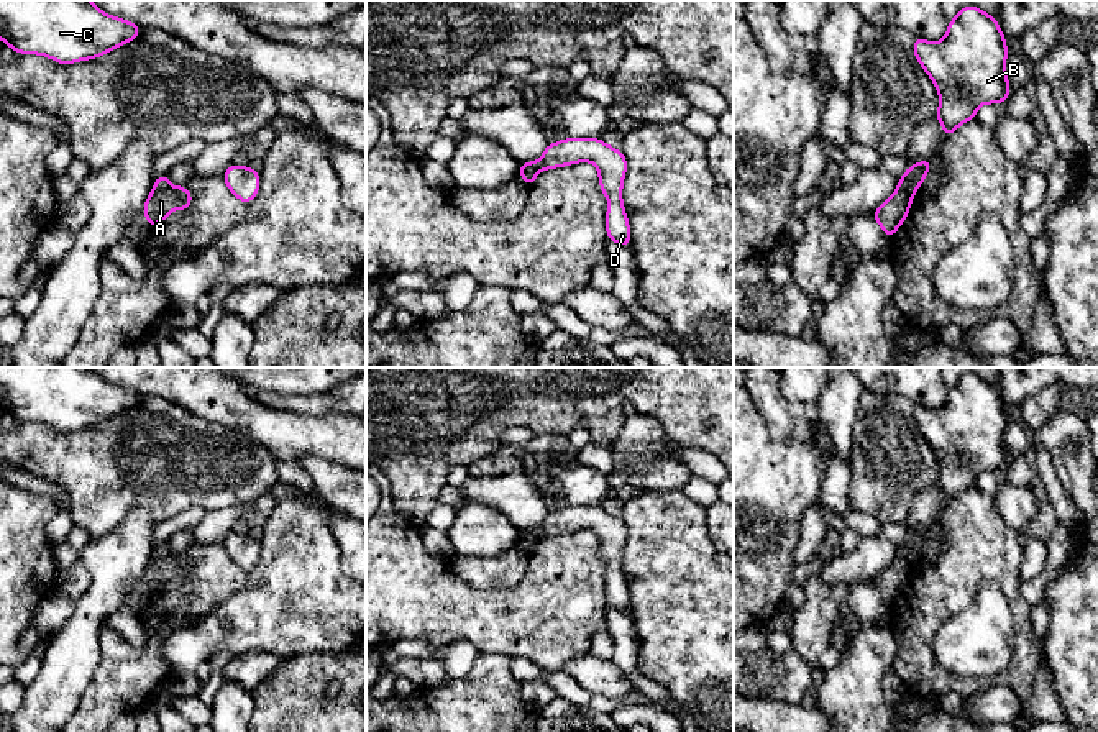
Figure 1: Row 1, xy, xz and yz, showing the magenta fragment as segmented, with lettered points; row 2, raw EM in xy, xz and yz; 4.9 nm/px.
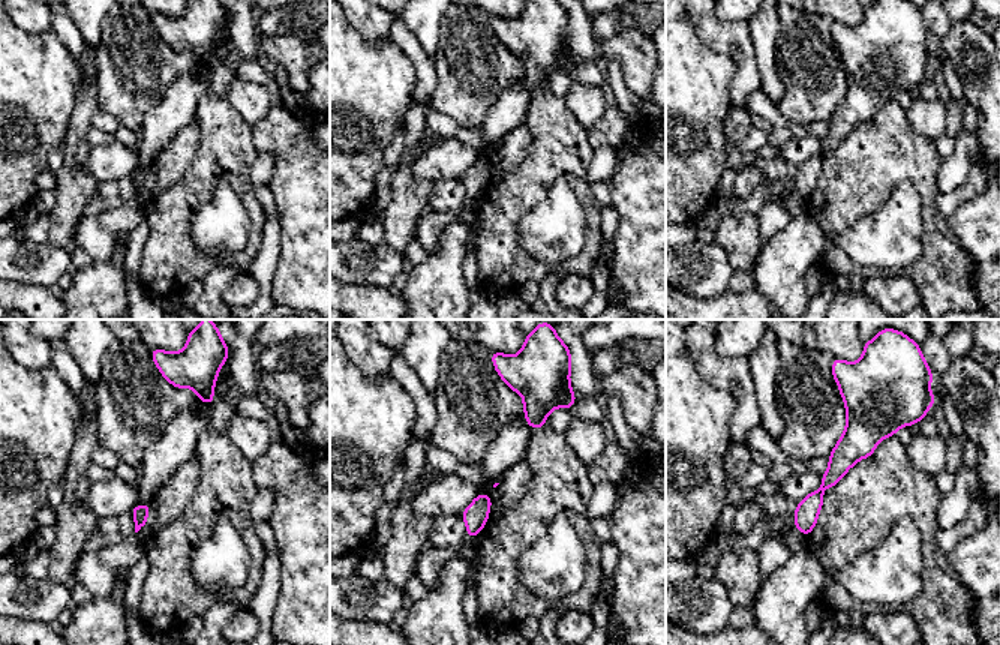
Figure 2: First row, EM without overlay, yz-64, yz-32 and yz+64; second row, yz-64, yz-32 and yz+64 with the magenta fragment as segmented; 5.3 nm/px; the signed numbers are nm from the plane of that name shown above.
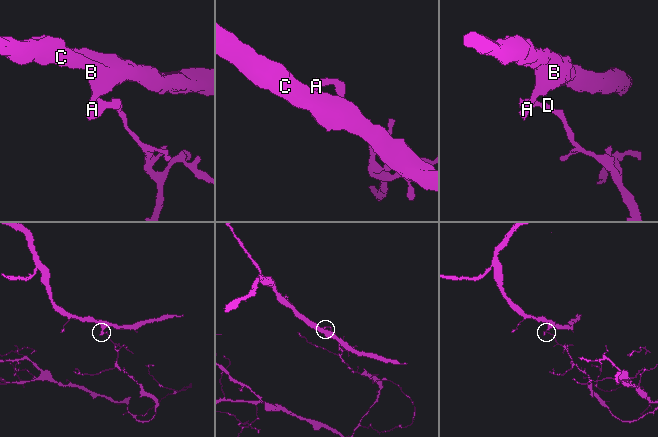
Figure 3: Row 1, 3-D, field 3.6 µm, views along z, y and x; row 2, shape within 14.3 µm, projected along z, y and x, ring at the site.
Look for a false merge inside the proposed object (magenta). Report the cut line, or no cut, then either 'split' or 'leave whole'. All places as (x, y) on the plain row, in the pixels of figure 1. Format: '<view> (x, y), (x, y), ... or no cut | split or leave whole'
xz (521, 537), (537, 539) | split

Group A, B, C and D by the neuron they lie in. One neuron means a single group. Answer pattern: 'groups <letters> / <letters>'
groups A D / B C

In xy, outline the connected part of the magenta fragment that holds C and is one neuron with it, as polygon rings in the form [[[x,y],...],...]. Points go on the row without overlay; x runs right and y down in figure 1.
[[[0,368],[0,404],[21,422],[43,422],[59,432],[100,425],[136,407],[141,397],[126,387],[98,377],[89,368]]]

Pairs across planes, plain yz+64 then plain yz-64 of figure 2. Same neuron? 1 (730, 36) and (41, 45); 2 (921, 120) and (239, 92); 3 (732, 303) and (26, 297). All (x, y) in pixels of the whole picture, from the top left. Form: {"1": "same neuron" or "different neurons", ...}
{"1": "different neurons", "2": "same neuron", "3": "same neuron"}

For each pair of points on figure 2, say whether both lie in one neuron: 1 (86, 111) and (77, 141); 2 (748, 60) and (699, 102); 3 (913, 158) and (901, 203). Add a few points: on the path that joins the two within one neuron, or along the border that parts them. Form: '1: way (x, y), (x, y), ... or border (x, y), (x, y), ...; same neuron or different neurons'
1: way (81, 119), (77, 134); same neuron
2: border (709, 48), (724, 53), (736, 68), (733, 104); different neurons
3: border (880, 206), (907, 182), (922, 213); different neurons

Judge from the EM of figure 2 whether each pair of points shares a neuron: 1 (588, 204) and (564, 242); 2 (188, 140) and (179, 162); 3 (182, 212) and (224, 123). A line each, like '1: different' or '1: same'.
1: different
2: same
3: same

